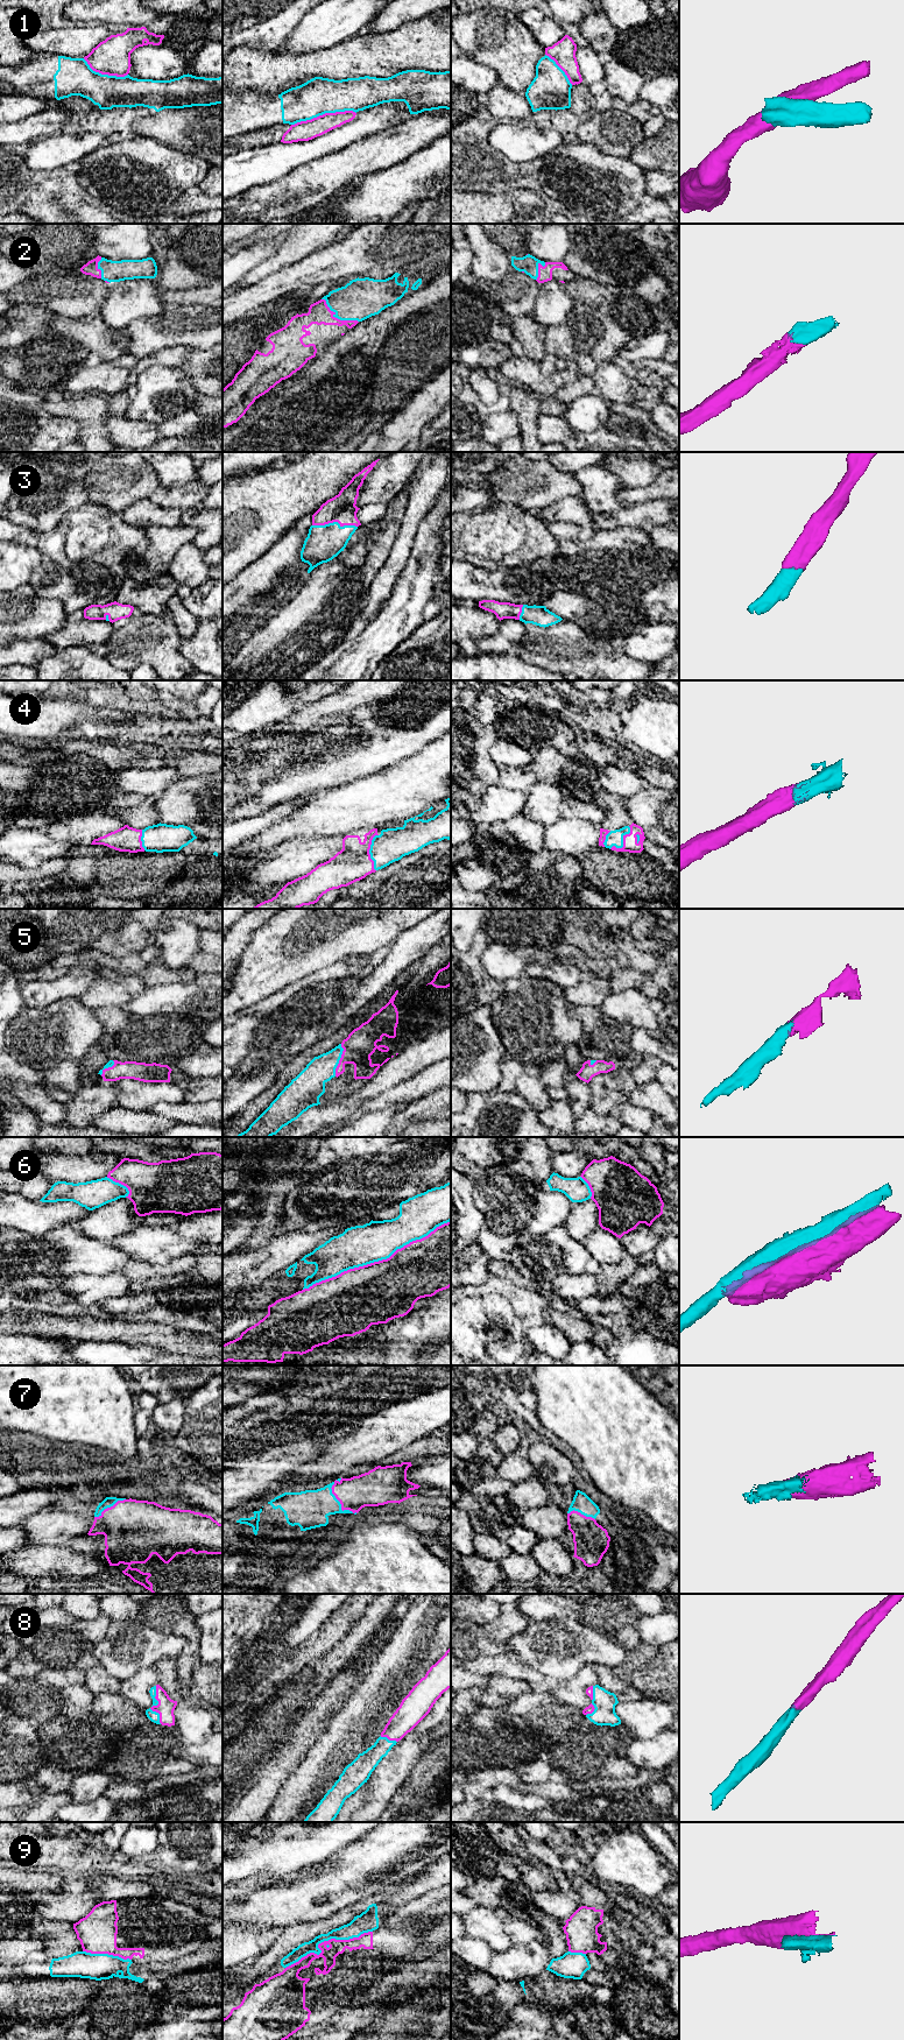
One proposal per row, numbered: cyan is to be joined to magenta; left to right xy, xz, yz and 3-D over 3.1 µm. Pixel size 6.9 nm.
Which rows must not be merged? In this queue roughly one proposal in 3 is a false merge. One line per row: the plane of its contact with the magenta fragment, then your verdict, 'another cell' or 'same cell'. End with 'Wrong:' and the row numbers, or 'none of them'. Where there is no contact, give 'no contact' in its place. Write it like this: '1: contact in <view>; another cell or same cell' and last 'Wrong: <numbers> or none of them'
1: contact in xz; another cell
2: contact in xz; same cell
3: contact in xz; same cell
4: contact in xz; same cell
5: contact in xz; same cell
6: contact in xz; another cell
7: contact in xz; same cell
8: contact in xy; same cell
9: contact in xz; another cell
Wrong: 1, 6, 9

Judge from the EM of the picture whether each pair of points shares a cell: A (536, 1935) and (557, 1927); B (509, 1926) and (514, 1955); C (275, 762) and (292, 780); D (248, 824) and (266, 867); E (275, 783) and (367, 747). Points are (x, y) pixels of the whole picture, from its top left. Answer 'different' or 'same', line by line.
A: different
B: different
C: different
D: different
E: same

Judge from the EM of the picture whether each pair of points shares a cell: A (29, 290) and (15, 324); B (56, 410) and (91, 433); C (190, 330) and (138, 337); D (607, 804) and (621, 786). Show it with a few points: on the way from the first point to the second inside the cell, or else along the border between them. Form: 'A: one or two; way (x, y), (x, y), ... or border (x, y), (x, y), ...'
A: two; border (14, 303), (32, 303), (46, 309)
B: one; way (66, 410), (73, 410), (86, 423)
C: one; way (177, 330), (162, 330), (150, 333)
D: two; border (600, 788), (626, 798)

